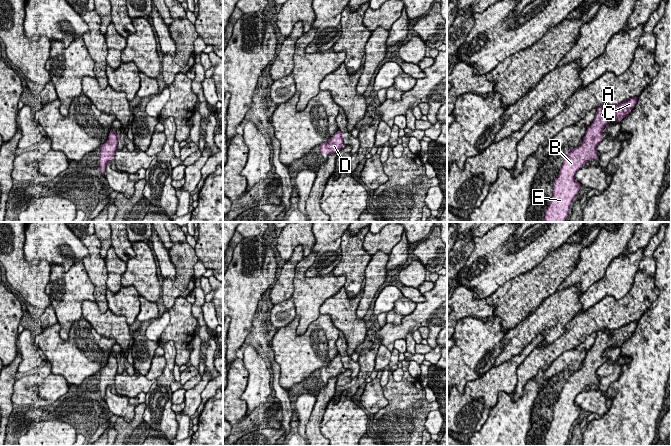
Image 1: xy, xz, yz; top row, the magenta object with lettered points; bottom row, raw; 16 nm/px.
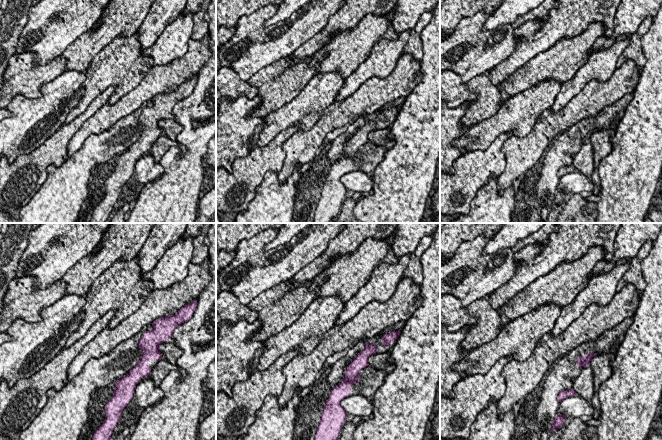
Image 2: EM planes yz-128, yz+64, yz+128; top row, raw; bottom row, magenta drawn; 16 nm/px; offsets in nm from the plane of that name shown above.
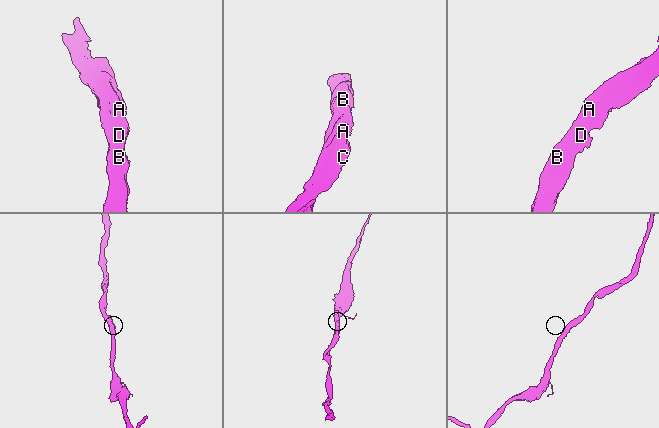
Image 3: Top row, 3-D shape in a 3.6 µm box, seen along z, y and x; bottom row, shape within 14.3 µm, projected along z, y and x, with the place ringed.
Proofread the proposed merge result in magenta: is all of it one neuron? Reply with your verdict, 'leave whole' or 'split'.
leave whole

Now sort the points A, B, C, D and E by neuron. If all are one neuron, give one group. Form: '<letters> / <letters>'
A B C D E

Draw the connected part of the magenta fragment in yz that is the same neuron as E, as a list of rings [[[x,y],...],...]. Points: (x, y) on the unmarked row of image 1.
[[[638,320],[617,329],[597,332],[595,342],[587,351],[581,369],[569,374],[553,407],[553,420],[545,435],[543,446],[565,446],[570,428],[579,417],[581,408],[574,401],[576,396],[590,383],[597,382],[596,371],[603,364],[603,354],[611,345],[621,345],[635,331]]]

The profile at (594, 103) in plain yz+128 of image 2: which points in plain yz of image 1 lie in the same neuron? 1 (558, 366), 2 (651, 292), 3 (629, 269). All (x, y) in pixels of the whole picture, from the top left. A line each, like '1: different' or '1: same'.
1: different
2: same
3: different

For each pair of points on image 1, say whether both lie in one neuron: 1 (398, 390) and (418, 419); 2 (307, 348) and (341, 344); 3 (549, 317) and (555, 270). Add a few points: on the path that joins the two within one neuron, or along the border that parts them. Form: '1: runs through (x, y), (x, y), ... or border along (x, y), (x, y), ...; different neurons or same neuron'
1: runs through (401, 397), (401, 403), (411, 413); same neuron
2: border along (341, 335), (336, 341), (338, 353); different neurons
3: border along (556, 291), (545, 297), (536, 308); different neurons

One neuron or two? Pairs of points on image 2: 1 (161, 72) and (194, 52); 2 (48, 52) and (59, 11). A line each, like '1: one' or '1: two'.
1: one
2: one

